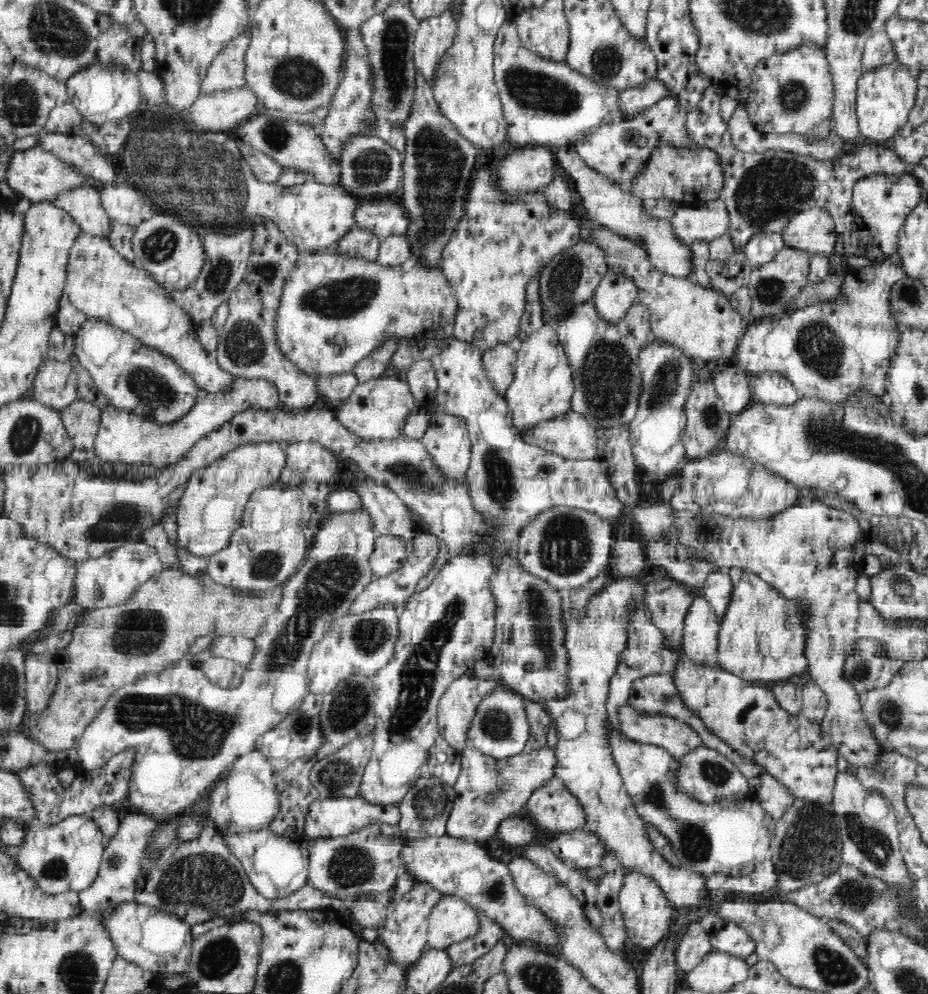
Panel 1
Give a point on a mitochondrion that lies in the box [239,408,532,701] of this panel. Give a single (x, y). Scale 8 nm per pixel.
(328, 582)

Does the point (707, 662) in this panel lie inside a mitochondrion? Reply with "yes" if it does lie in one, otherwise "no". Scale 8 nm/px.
no

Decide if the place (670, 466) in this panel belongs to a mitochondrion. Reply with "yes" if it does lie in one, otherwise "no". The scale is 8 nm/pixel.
no

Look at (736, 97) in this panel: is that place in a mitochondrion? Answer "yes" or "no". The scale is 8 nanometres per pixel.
no

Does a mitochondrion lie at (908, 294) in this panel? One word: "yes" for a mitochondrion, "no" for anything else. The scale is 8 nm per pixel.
yes

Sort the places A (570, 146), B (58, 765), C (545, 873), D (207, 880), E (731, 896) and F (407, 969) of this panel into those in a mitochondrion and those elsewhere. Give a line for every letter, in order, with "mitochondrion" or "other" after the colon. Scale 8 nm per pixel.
A: other
B: other
C: other
D: mitochondrion
E: other
F: other

